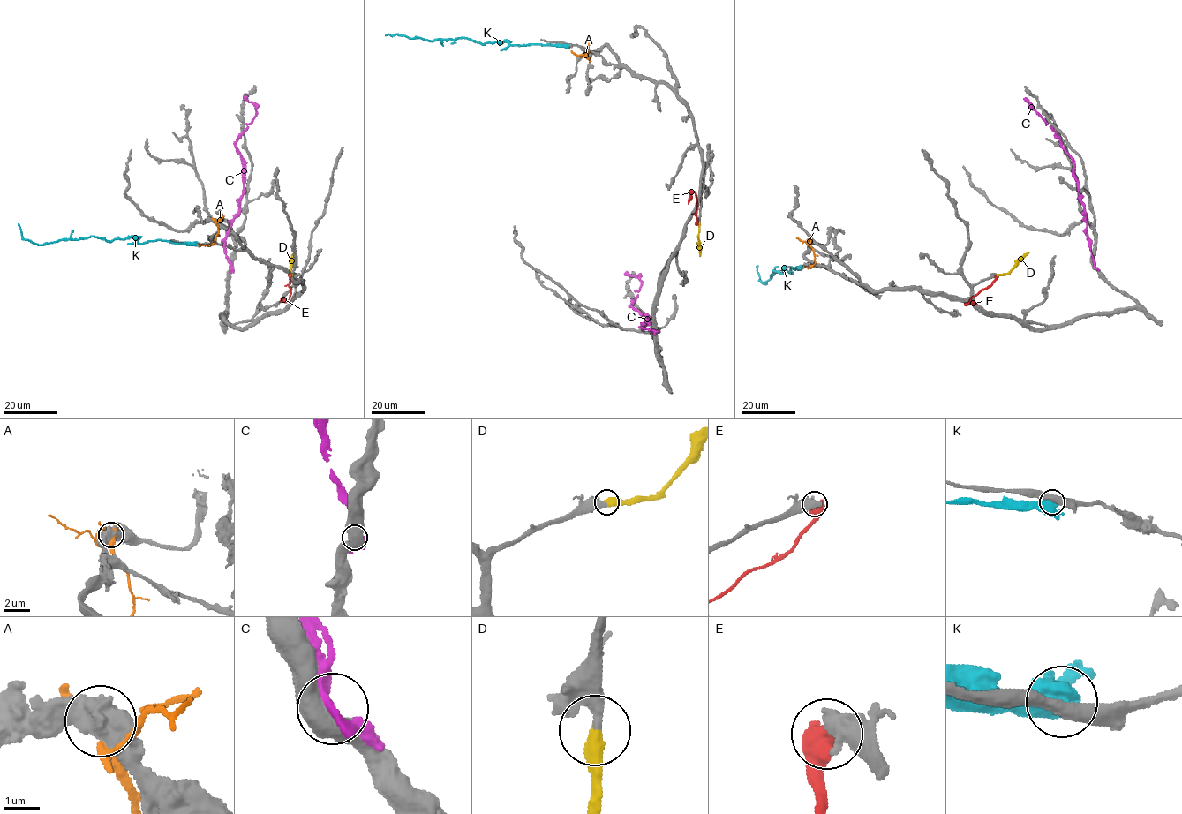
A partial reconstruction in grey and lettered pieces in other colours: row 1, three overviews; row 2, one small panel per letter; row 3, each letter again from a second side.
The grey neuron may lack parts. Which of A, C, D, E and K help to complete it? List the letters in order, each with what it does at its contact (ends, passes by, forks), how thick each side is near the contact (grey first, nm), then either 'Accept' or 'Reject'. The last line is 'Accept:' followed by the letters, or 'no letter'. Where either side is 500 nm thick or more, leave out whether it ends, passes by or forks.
A: Thickness 700 nm (grey) against 300 nm. Reject
C: Thickness 650 nm (grey) against 320 nm. Reject
D: It ends there. Thickness 380 nm (grey) against 480 nm. Accept
E: Thickness 600 nm (grey) against 750 nm. Reject
K: Thickness 400 nm (grey) against 600 nm. Reject
Accept: D

